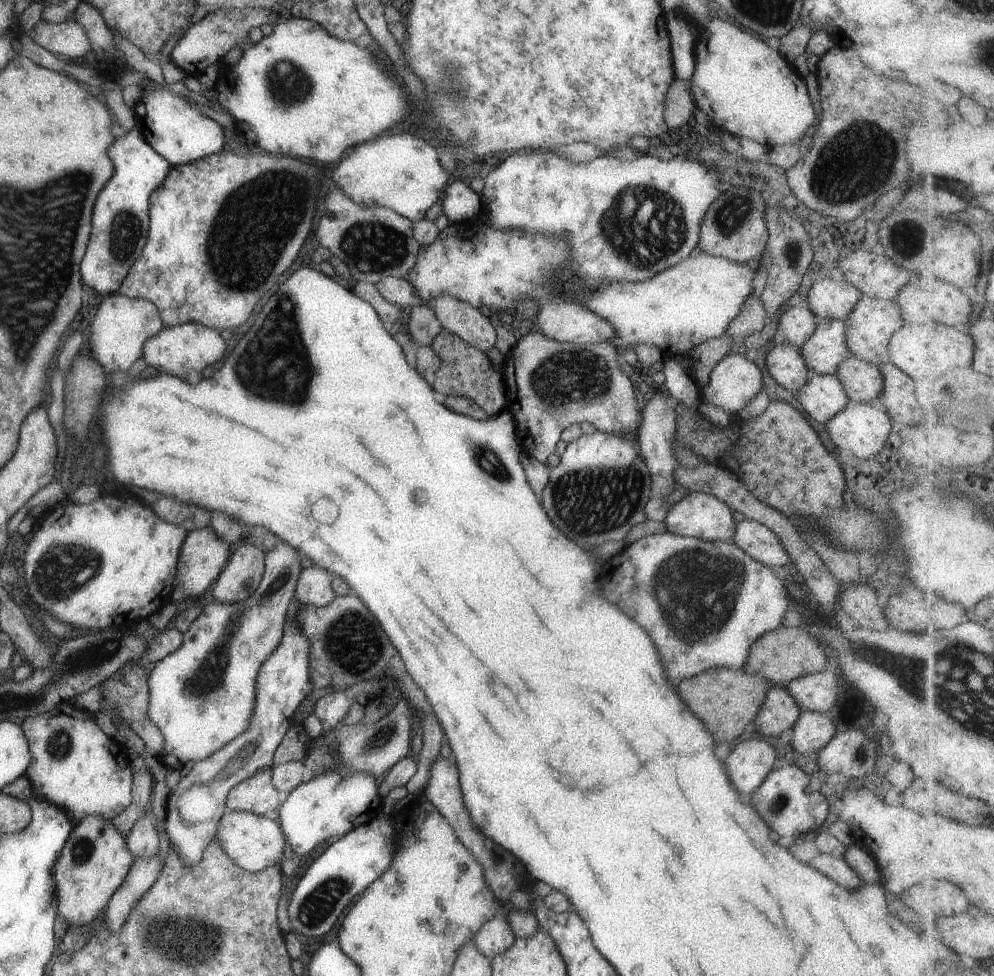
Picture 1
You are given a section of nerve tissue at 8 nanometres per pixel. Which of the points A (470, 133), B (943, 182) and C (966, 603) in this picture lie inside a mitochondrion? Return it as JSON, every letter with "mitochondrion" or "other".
{"A":"mitochondrion","B":"other","C":"other"}

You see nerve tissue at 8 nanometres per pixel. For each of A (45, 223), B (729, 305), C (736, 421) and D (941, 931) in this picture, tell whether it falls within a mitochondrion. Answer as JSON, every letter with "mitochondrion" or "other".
{"A":"mitochondrion","B":"other","C":"other","D":"other"}

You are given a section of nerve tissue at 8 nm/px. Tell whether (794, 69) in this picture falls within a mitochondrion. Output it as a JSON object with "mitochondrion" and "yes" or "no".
{"mitochondrion":"no"}

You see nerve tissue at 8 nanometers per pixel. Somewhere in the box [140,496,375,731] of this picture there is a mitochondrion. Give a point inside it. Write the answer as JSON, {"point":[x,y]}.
{"point":[208,676]}

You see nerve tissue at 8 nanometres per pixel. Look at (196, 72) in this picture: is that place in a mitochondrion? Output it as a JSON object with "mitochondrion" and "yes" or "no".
{"mitochondrion":"no"}

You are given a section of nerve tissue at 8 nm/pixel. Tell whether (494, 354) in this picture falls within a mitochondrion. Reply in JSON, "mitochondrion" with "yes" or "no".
{"mitochondrion":"no"}

